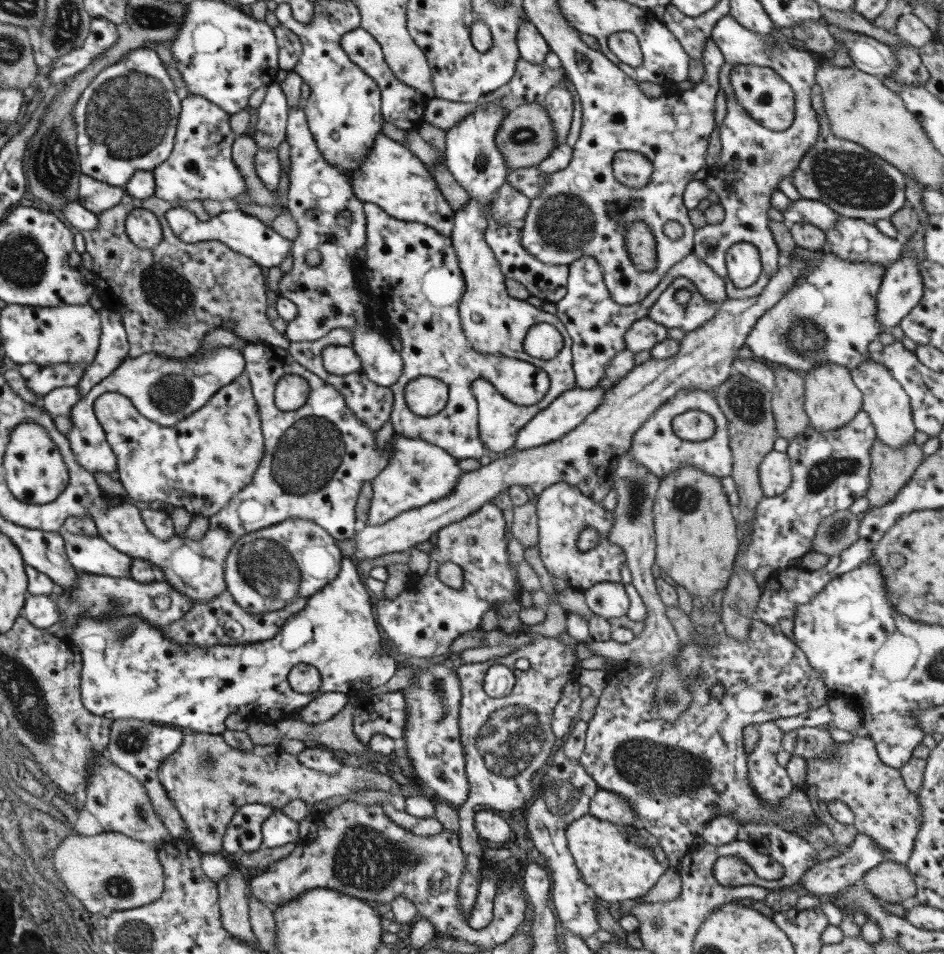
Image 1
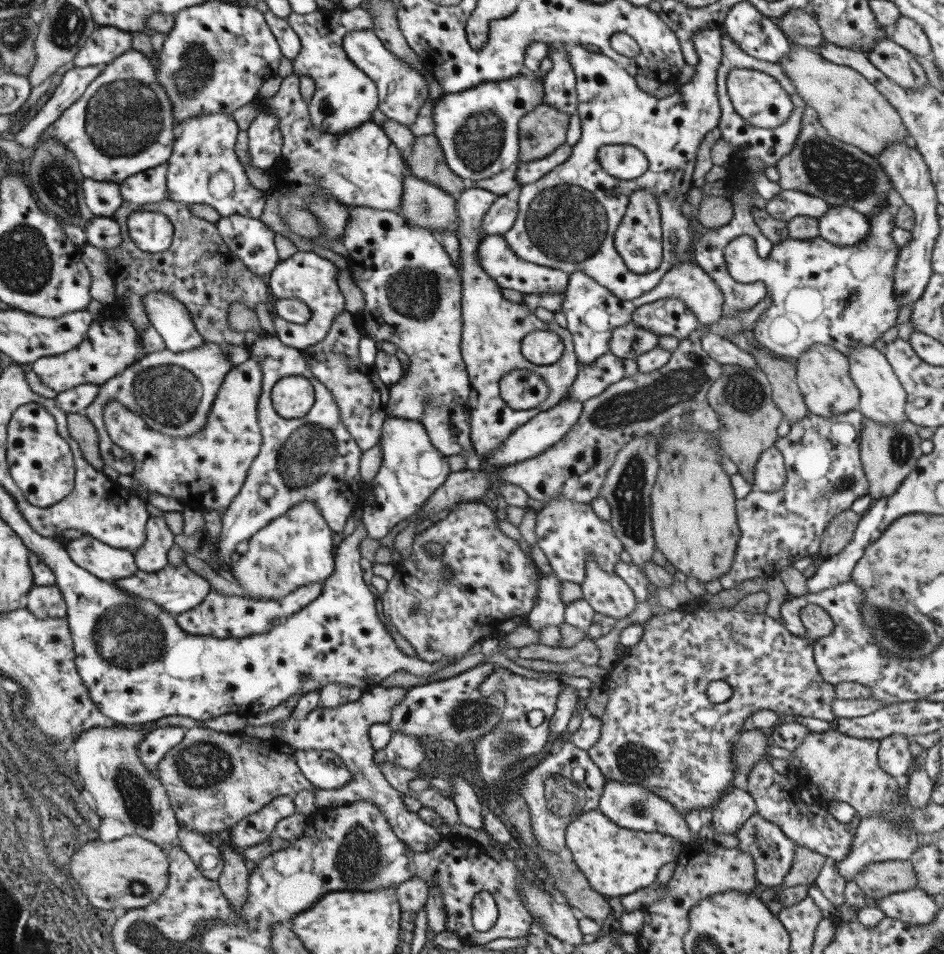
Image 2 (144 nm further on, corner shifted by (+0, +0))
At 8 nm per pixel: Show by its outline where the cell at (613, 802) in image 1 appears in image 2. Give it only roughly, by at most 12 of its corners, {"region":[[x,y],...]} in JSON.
{"region":[[605,782],[597,812],[637,832],[693,842],[685,818],[661,796]]}

